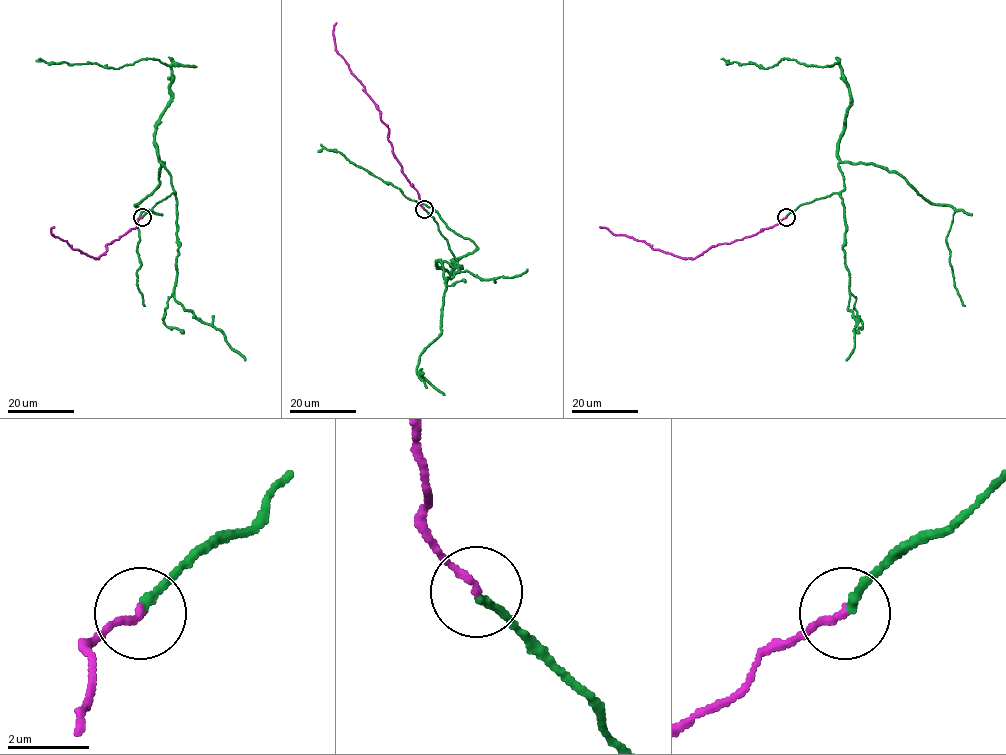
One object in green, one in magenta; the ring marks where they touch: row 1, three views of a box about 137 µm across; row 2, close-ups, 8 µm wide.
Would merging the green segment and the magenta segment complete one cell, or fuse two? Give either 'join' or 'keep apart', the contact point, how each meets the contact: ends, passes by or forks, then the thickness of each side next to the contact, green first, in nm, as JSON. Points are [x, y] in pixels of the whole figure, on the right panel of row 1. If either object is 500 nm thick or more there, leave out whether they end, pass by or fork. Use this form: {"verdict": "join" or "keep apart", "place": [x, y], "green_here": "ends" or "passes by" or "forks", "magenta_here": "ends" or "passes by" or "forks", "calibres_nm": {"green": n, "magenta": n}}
{"verdict": "join", "place": [786, 217], "green_here": "ends", "magenta_here": "ends", "calibres_nm": {"green": 200, "magenta": 180}}

